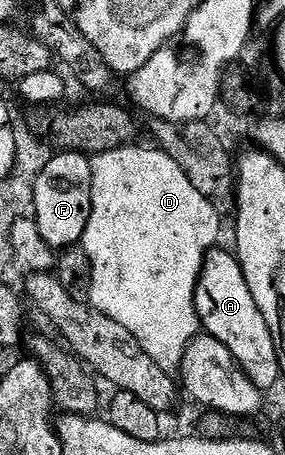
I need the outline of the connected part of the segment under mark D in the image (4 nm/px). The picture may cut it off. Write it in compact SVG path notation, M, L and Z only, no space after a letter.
M138 144L126 145L124 149L100 153L91 162L93 171L91 214L81 242L84 251L89 255L91 264L90 304L94 305L97 311L109 315L109 319L117 319L117 323L121 323L121 327L125 327L125 331L129 331L129 335L133 335L133 339L137 339L137 343L145 347L145 355L149 355L149 359L153 359L157 367L161 367L166 373L175 375L183 368L183 356L189 343L201 333L199 316L195 310L195 288L199 282L199 273L203 269L204 259L212 249L216 248L218 241L215 240L219 237L221 214L219 210L212 207L209 199L205 199L205 195L201 195L201 191L197 191L197 187L193 187L193 183L189 183L185 171L181 171L181 167L177 167L177 163L173 163L173 159L169 159L169 155L165 155L162 149L158 147L139 148Z

